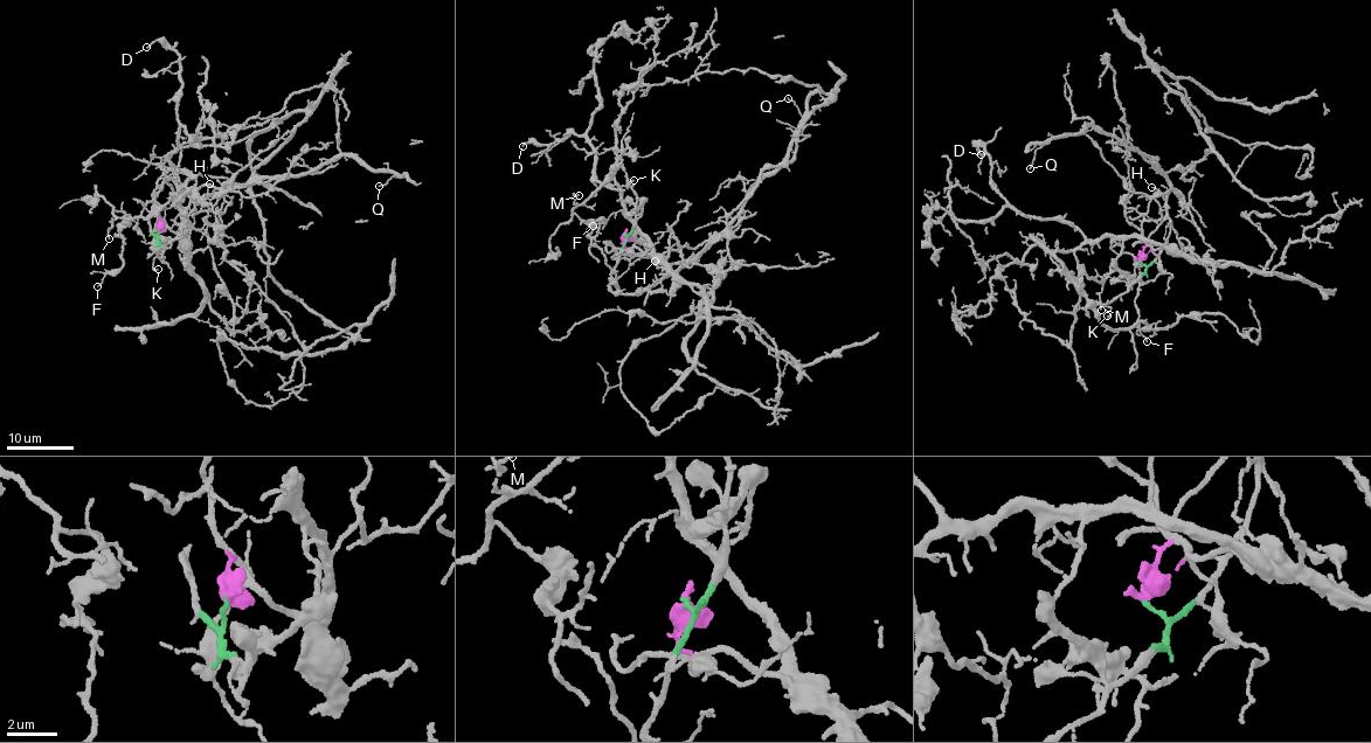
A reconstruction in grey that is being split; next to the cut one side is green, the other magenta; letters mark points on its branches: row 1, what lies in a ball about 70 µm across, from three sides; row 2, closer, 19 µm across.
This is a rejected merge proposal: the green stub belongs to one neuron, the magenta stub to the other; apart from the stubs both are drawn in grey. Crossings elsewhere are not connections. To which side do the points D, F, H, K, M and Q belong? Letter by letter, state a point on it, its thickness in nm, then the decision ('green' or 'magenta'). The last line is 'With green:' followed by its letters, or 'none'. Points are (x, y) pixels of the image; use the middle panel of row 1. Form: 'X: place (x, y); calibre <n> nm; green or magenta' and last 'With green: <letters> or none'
D: place (523, 146); calibre 100 nm; magenta
F: place (593, 226); calibre 110 nm; magenta
H: place (655, 261); calibre 110 nm; magenta
K: place (634, 180); calibre 130 nm; green
M: place (579, 195); calibre 120 nm; magenta
Q: place (788, 98); calibre 80 nm; green
With green: K, Q

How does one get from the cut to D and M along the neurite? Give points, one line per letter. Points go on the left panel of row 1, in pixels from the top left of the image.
D: (159, 229), (159, 223), (181, 234), (186, 223), (170, 159), (179, 144), (179, 54), (154, 40), (146, 48)
M: (159, 229), (159, 223), (181, 234), (186, 223), (178, 193), (149, 217), (113, 219), (109, 238)

